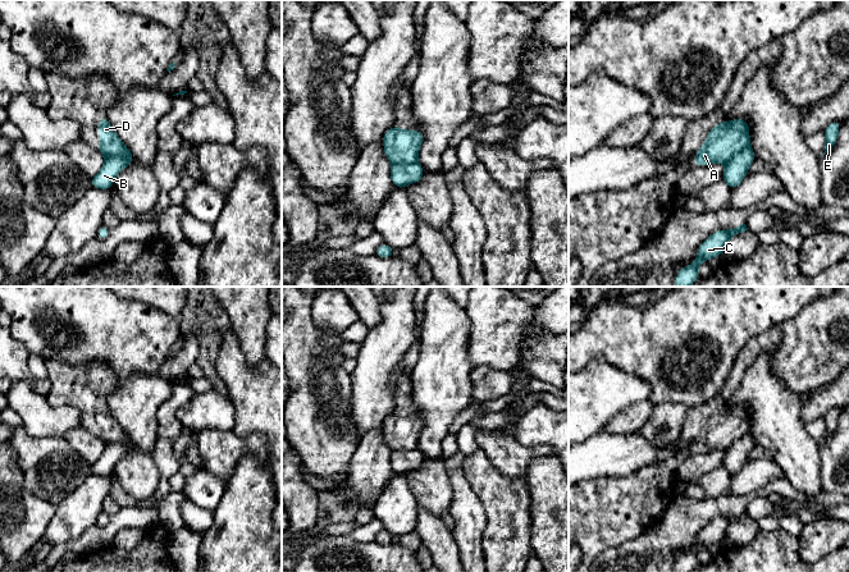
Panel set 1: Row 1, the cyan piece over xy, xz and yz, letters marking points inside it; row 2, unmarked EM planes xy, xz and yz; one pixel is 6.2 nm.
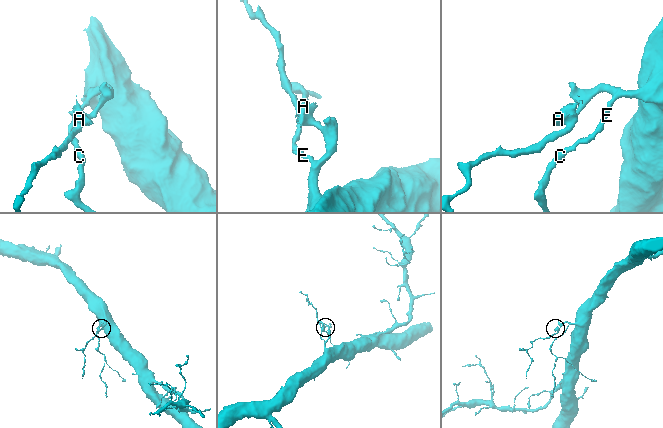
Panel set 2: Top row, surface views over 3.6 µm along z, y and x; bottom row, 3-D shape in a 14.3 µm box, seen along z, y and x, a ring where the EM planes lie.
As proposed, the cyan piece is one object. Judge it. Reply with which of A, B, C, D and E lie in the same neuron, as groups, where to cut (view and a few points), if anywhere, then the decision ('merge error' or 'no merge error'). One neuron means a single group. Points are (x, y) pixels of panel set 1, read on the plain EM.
A D / B C E | xz (416, 447), (392, 451) | merge error

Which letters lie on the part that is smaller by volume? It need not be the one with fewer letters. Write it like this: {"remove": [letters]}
{"remove": ["A", "D"]}

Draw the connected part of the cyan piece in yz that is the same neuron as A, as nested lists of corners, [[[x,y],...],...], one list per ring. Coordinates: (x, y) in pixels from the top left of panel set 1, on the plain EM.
[[[732,406],[713,412],[704,431],[698,436],[693,450],[699,453],[715,449],[726,450],[736,439],[750,434],[749,412],[745,406]]]

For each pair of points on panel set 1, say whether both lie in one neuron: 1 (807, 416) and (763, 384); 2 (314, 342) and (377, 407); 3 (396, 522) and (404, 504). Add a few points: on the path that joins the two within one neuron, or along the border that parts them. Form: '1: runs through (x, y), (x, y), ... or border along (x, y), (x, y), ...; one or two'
1: border along (800, 399), (800, 419), (806, 424); two
2: border along (348, 373), (351, 383), (350, 411); two
3: runs through (398, 518), (400, 508); one

